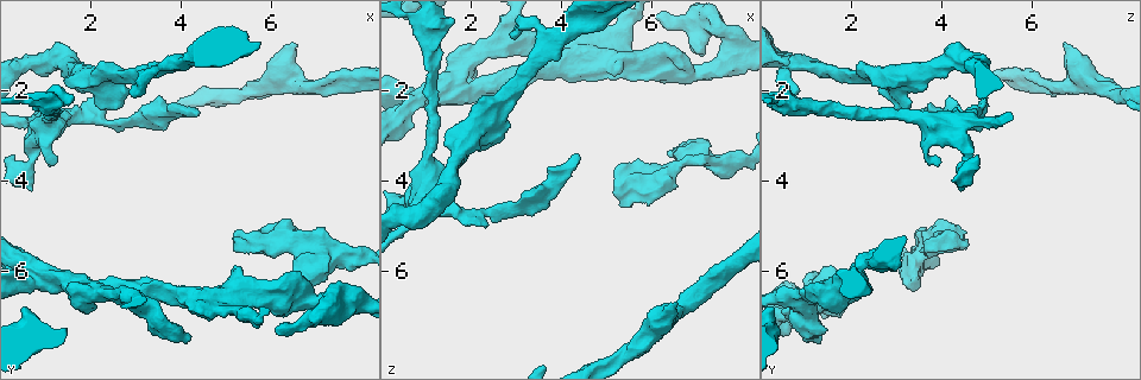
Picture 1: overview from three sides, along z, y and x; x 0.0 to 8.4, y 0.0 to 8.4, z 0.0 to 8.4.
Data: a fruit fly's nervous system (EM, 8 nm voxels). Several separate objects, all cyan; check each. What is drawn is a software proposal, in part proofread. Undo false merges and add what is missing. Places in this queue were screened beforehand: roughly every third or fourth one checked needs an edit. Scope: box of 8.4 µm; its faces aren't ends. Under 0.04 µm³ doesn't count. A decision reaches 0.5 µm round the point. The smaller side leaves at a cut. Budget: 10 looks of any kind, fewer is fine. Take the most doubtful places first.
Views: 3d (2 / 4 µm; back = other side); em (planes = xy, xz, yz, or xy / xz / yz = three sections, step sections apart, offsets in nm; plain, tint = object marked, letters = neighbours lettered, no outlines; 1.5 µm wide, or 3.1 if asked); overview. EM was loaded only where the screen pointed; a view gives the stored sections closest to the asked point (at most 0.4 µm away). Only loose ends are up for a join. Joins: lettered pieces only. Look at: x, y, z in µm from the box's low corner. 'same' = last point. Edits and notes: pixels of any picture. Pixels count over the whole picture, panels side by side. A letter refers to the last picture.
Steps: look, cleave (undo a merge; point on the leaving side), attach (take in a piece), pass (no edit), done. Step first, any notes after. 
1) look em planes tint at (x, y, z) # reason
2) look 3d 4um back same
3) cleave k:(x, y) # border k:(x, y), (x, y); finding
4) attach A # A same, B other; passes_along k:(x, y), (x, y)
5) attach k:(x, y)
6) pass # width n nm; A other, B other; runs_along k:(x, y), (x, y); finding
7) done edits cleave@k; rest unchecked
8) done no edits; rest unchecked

look em planes plain at (4.40, 2.45, 3.40) # branch stops here

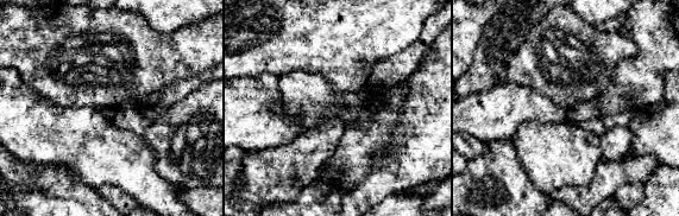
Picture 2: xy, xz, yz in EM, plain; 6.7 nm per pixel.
look em planes letters same

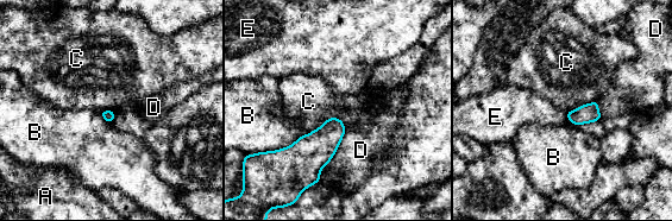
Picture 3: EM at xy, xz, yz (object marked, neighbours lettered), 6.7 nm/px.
pass # longest_contact C 320 nm; A other, B other, C other, D other, E other; none of them fits

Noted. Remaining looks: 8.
look 3d 4um at (6.55, 0.95, 6.65) # stops while still wide

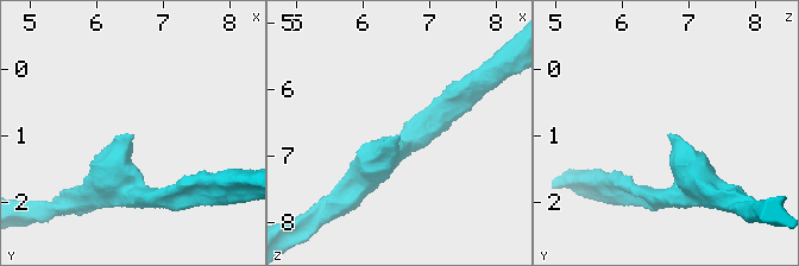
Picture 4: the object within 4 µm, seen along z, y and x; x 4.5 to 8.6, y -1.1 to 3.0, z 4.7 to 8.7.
look em xy step 8 letters at (6.50, 1.00, 6.65)

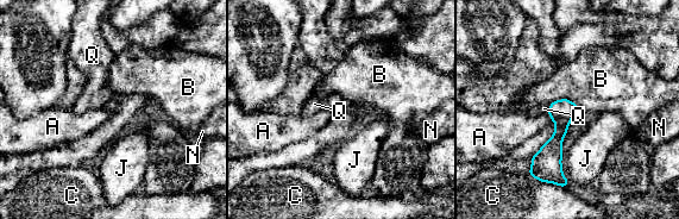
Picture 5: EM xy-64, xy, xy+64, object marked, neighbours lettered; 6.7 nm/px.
attach Q # A other, B other, C other, J other, N other, Q same; it goes on there

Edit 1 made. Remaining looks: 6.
look overview # see it whole again

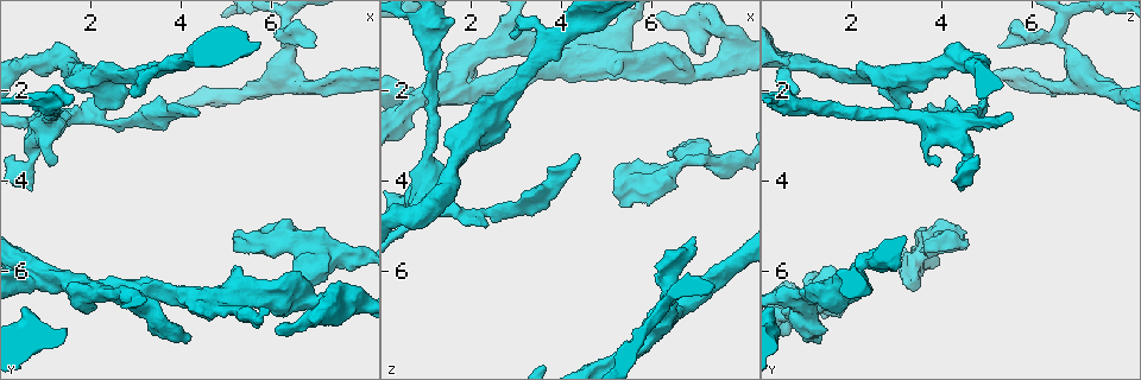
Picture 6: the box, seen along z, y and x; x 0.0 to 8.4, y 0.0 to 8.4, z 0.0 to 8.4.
look em xy step 8 tint at (2.90, 2.15, 0.70) # free end

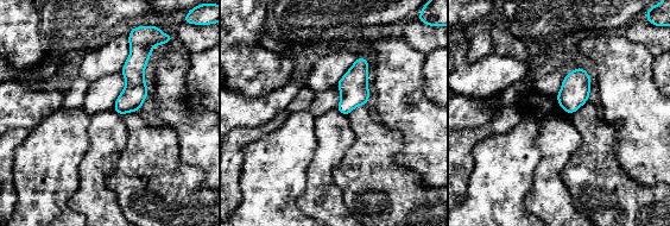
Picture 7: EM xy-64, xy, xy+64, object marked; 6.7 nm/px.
look em planes letters same

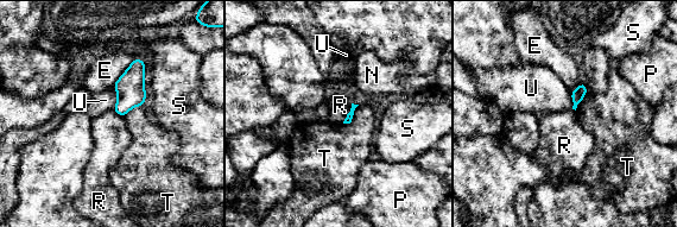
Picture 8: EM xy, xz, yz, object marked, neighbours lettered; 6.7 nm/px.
pass # E other, N other, P other, R other, S other, T other, U other; border 8:(352, 103), (342, 123); no lettered piece goes on from it

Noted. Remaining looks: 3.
look 3d 2um at (5.95, 5.15, 4.55) # free end

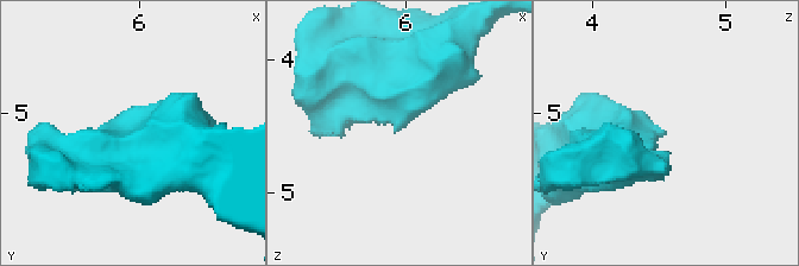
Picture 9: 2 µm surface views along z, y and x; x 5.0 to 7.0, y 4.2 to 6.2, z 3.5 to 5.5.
look em planes letters at (5.90, 5.14, 4.50) # arm_widths 280, 380 nm; need the tissue

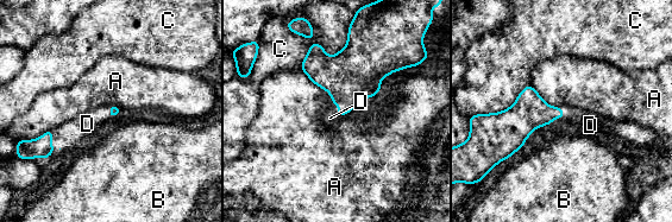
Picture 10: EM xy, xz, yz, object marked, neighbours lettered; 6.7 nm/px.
attach D # longest_contact C 420 nm; A other, B other, C other, D same; passes_along 10:(529, 112), (560, 116), (590, 125); it goes on there

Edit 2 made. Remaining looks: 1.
done edits attach@5, attach@10; rest unchecked

